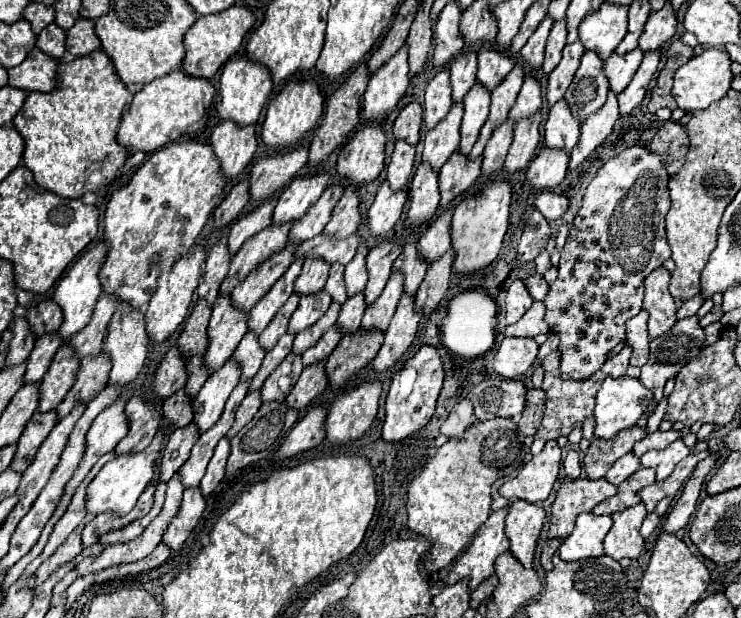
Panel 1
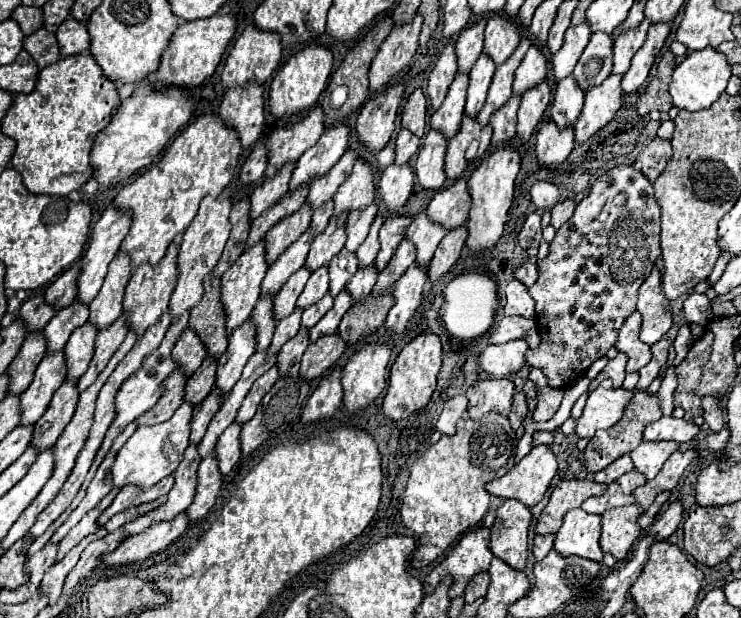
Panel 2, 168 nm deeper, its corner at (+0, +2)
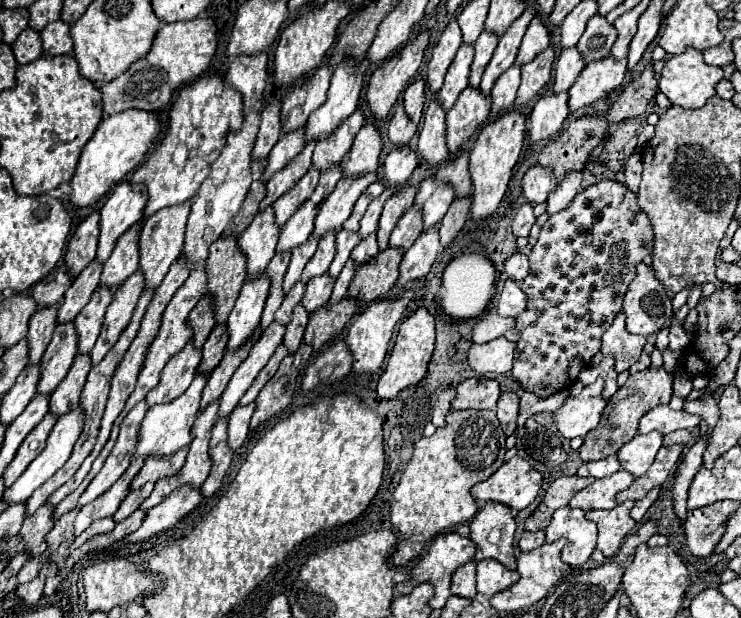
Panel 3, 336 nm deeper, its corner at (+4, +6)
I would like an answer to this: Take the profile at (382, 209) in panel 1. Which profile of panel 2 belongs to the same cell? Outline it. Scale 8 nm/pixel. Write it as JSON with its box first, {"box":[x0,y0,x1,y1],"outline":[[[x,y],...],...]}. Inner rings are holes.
{"box":[378,164,414,210],"outline":[[[392,164],[382,172],[382,178],[378,184],[378,194],[388,210],[398,210],[410,198],[412,186],[414,186],[412,168],[408,164],[404,164],[404,166]]]}

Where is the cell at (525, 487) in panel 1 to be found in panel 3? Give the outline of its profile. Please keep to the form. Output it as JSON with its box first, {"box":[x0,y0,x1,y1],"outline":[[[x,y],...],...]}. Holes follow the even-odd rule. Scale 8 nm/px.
{"box":[472,456,542,510],"outline":[[[514,456],[504,462],[488,480],[472,488],[476,500],[494,500],[510,508],[522,510],[538,496],[542,488],[542,474],[534,470],[524,458]]]}

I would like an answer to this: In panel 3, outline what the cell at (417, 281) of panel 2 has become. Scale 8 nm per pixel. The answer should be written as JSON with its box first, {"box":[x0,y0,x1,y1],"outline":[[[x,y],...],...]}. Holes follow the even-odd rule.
{"box":[396,228,440,290],"outline":[[[432,228],[432,232],[422,232],[420,238],[412,244],[412,248],[408,252],[404,252],[396,288],[404,290],[410,280],[424,278],[430,272],[430,268],[438,256],[438,250],[440,250],[438,228]]]}

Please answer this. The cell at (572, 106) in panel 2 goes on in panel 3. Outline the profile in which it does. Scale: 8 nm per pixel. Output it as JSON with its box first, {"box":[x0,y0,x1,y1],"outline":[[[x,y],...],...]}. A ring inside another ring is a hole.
{"box":[552,48,584,94],"outline":[[[568,48],[560,54],[558,62],[556,62],[556,70],[554,70],[554,84],[552,84],[552,92],[560,94],[560,92],[568,92],[572,88],[572,84],[576,82],[576,78],[580,76],[580,72],[584,70],[584,60],[580,56],[580,52],[576,48]]]}

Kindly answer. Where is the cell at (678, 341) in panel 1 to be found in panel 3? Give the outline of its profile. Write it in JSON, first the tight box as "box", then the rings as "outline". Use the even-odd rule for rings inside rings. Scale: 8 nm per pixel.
{"box":[630,342,654,374],"outline":[[[648,342],[648,344],[644,346],[644,350],[642,350],[642,354],[640,354],[640,358],[638,358],[638,362],[630,368],[630,374],[642,372],[642,370],[646,370],[646,368],[650,366],[650,354],[652,354],[652,350],[654,350],[654,344]]]}

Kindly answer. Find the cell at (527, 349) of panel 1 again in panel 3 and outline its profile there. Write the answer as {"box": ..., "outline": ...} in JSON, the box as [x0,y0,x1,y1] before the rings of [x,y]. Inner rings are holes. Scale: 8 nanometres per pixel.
{"box":[468,336,516,376],"outline":[[[502,336],[486,344],[472,344],[468,350],[468,364],[480,376],[504,374],[512,370],[514,352],[516,352],[516,344]]]}

